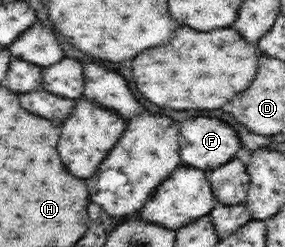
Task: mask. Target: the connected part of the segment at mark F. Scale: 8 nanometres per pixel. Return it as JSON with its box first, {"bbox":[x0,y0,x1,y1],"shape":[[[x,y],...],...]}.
{"bbox":[179,118,241,170],"shape":[[[189,118],[179,132],[181,160],[201,170],[227,164],[241,148],[237,132],[219,118]]]}

